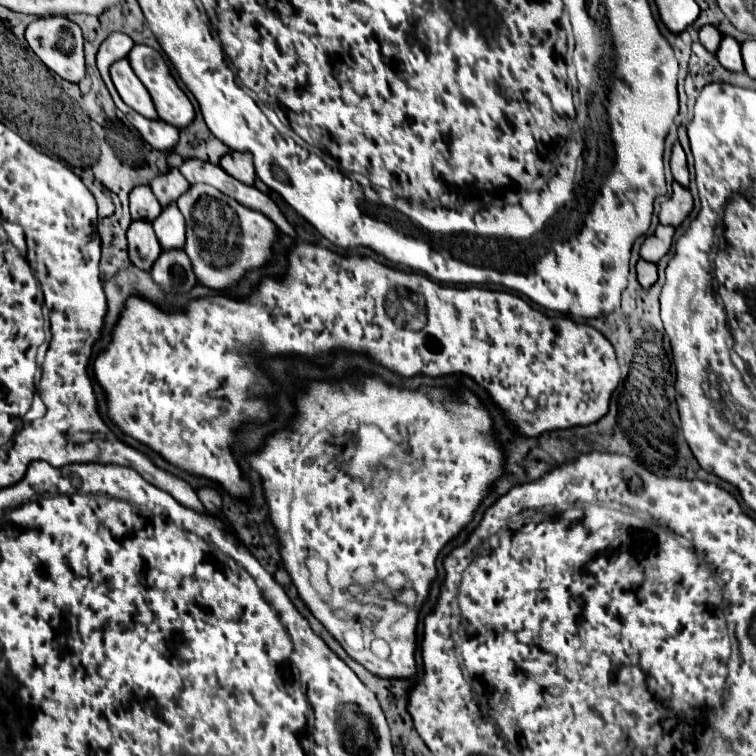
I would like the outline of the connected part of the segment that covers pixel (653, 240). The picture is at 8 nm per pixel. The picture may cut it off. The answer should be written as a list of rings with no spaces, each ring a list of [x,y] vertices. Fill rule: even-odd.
[[[659,224],[655,234],[647,236],[643,246],[641,246],[641,258],[647,260],[647,262],[653,262],[653,264],[659,264],[659,260],[669,252],[671,248],[671,242],[673,242],[673,228],[671,226],[663,226]]]

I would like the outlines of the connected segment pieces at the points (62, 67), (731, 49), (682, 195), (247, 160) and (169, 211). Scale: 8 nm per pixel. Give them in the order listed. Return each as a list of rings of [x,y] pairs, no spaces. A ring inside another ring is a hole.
[[[51,16],[51,18],[39,18],[31,22],[25,30],[25,40],[29,48],[39,56],[39,60],[59,74],[67,82],[81,82],[85,78],[85,56],[83,56],[83,36],[81,28],[71,22],[65,16]]]
[[[725,36],[721,40],[721,46],[717,50],[717,60],[729,72],[743,72],[743,60],[741,60],[739,42],[735,38],[731,38],[731,36]]]
[[[673,184],[673,194],[671,198],[661,204],[661,212],[659,212],[659,220],[663,224],[671,224],[673,228],[681,226],[681,222],[689,216],[689,212],[693,210],[693,198],[689,194],[687,188],[683,188],[681,184]]]
[[[229,152],[227,156],[223,156],[219,166],[243,184],[251,186],[255,182],[255,168],[253,168],[253,158],[249,152]]]
[[[177,204],[163,208],[159,218],[153,220],[153,230],[161,248],[183,248],[185,246],[185,220]]]

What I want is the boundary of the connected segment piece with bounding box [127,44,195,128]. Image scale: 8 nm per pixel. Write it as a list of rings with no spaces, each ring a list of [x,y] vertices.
[[[133,46],[133,50],[129,52],[129,62],[137,74],[137,78],[143,82],[143,86],[147,88],[147,92],[151,94],[153,102],[155,102],[155,108],[157,108],[157,114],[163,122],[175,126],[175,128],[185,128],[187,124],[191,124],[191,120],[195,118],[195,110],[193,110],[193,104],[189,102],[189,98],[185,96],[185,92],[177,86],[175,78],[171,76],[171,70],[169,66],[165,64],[163,56],[153,50],[151,46]]]

